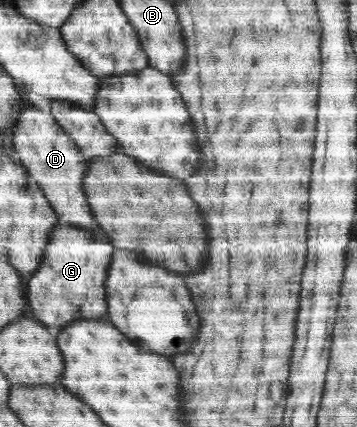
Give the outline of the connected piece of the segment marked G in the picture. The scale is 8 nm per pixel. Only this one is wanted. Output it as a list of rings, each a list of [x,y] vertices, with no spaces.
[[[59,222],[50,231],[46,246],[41,265],[27,283],[33,317],[43,325],[53,327],[65,327],[75,319],[109,321],[104,283],[115,251],[114,245],[105,236],[96,237],[88,229]]]

